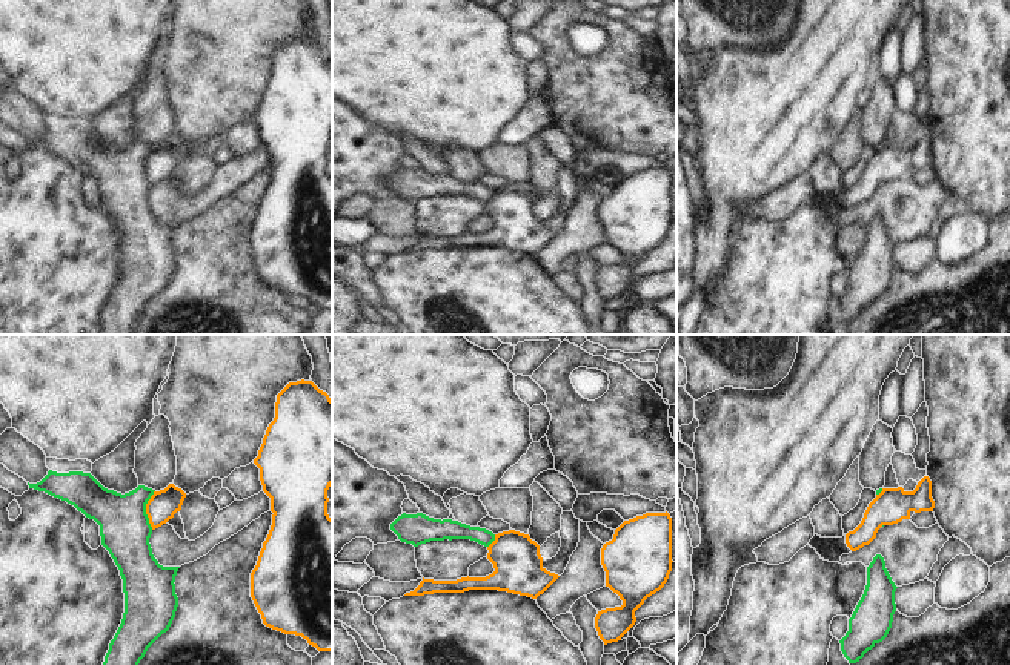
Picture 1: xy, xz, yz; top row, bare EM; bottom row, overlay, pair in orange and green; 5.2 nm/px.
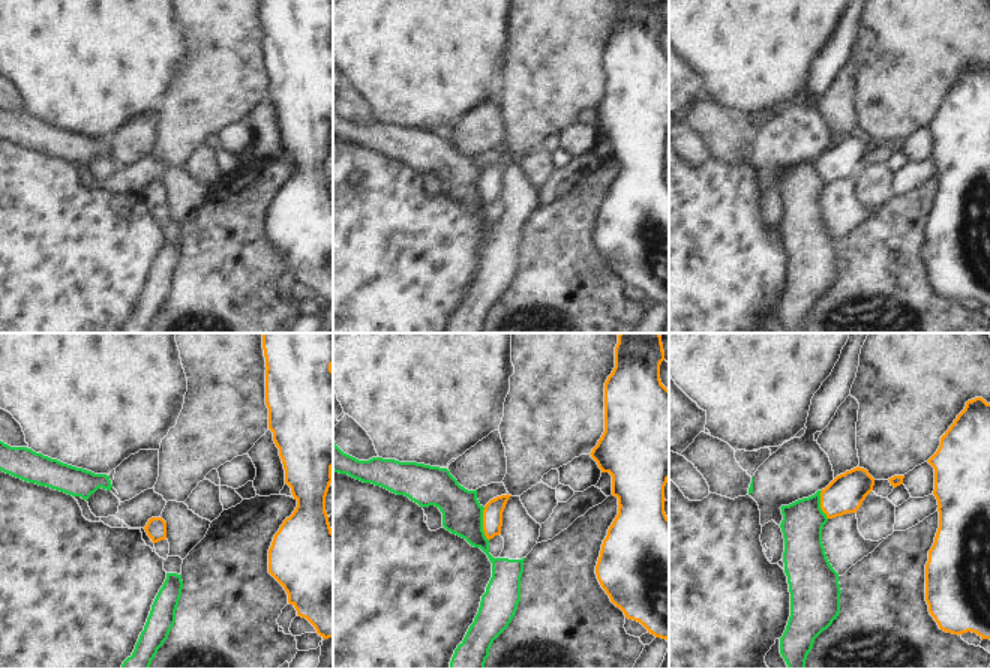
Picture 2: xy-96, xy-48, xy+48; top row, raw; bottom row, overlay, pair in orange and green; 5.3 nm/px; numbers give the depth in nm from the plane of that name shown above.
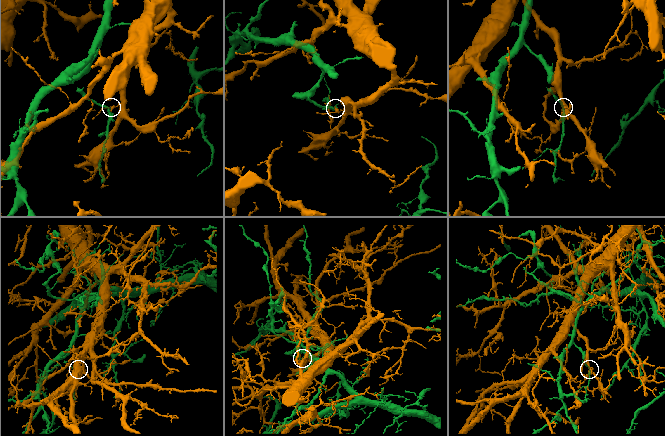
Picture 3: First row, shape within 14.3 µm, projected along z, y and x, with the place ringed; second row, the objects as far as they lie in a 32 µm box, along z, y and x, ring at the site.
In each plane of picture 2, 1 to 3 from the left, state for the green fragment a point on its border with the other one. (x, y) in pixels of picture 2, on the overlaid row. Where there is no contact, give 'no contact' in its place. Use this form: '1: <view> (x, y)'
1: no contact
2: xy-48 (483, 524)
3: xy+48 (821, 504)

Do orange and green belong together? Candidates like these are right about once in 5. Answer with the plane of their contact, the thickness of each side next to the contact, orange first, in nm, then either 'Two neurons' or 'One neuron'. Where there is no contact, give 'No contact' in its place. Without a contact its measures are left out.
Touches orange in xy. Thickness 150 nm (orange) against 260 nm. Two neurons

